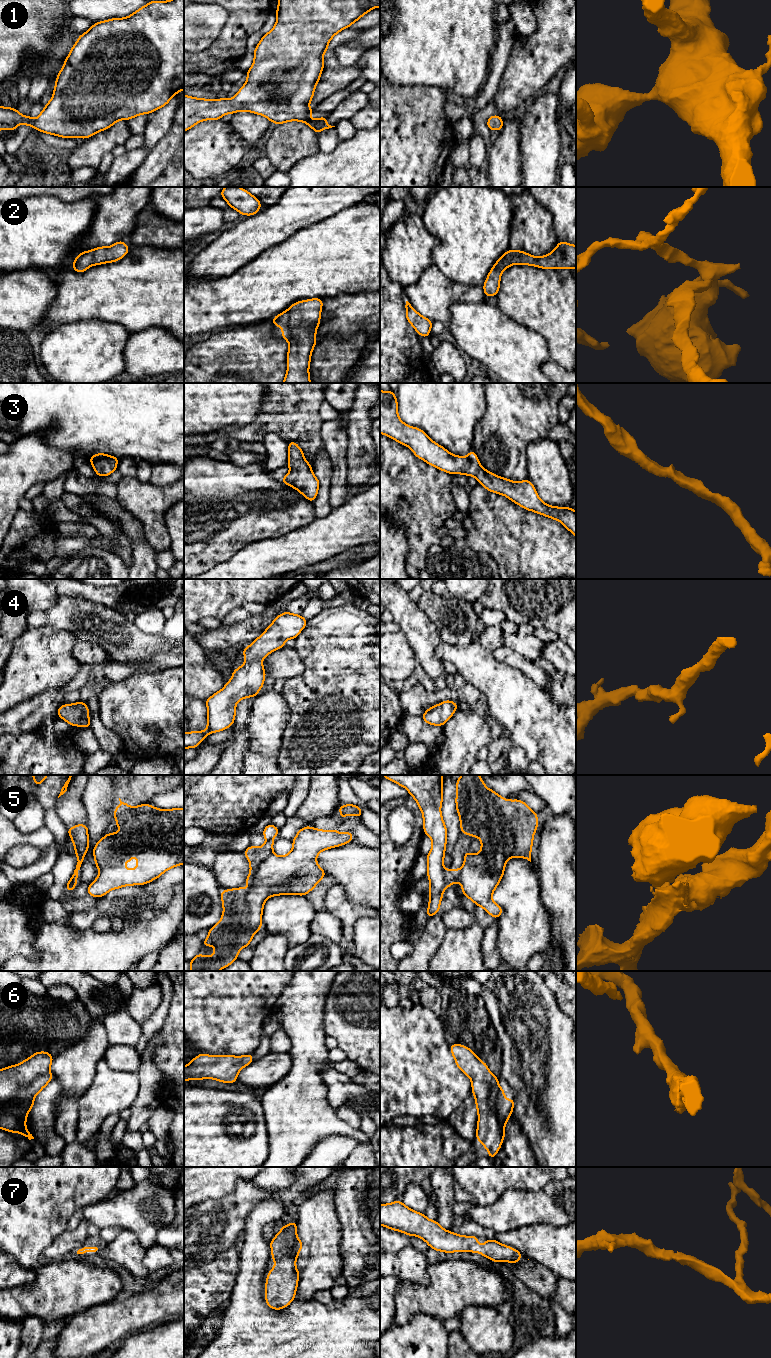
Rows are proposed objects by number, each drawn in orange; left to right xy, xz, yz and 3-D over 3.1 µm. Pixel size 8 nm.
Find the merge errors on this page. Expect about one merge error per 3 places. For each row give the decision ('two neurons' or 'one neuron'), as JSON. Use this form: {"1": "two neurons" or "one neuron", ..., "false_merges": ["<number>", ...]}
{"1": "one neuron", "2": "one neuron", "3": "one neuron", "4": "one neuron", "5": "two neurons", "6": "one neuron", "7": "one neuron", "false_merges": ["5"]}

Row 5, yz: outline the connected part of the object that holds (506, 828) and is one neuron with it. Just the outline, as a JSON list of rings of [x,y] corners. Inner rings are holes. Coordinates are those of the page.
[[[461,775],[456,781],[456,788],[455,802],[461,832],[475,838],[479,837],[481,851],[477,854],[470,854],[465,850],[462,868],[445,870],[445,885],[450,887],[455,882],[459,882],[465,897],[498,919],[503,910],[492,900],[493,892],[503,877],[508,859],[519,857],[531,862],[531,849],[538,827],[538,816],[520,799],[504,799],[495,791],[487,788],[480,775]]]

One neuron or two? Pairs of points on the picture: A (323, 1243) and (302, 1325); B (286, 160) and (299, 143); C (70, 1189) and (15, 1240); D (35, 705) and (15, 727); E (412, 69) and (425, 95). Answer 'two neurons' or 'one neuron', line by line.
A: two neurons
B: one neuron
C: one neuron
D: one neuron
E: two neurons

